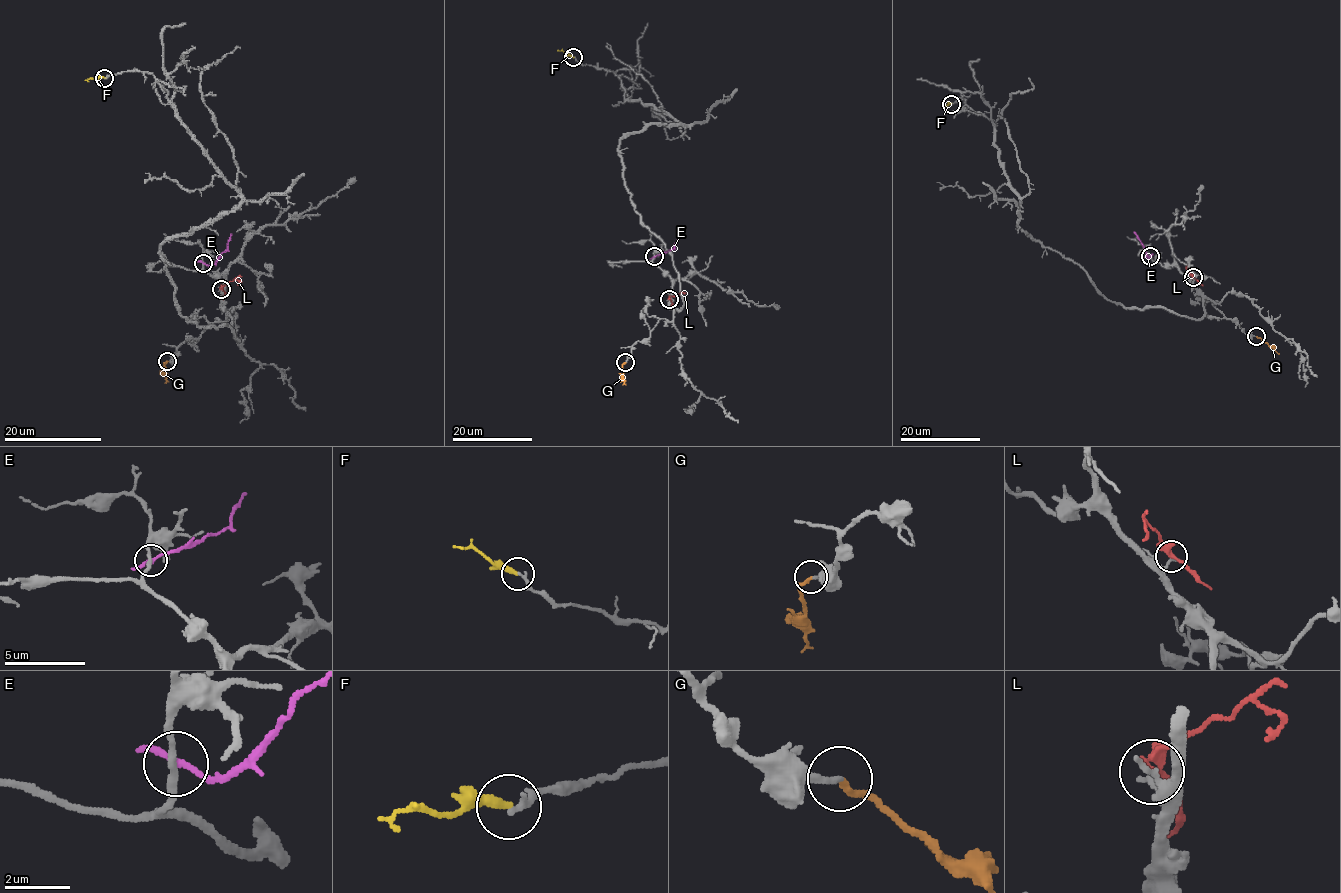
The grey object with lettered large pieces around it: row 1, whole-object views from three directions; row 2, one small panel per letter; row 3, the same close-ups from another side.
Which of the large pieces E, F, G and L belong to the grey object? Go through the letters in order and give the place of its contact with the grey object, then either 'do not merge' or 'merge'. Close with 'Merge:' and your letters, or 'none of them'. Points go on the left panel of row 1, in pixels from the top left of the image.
E: contact (203, 263); do not merge
F: contact (104, 78); do not merge
G: contact (167, 361); merge
L: contact (221, 289); do not merge
Merge: G

